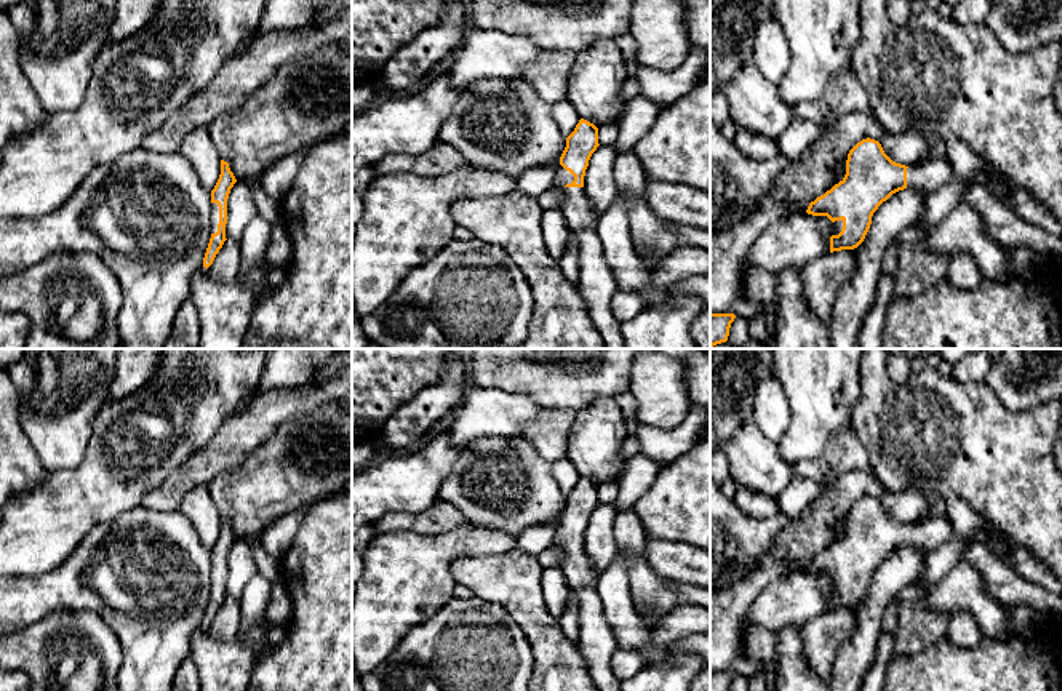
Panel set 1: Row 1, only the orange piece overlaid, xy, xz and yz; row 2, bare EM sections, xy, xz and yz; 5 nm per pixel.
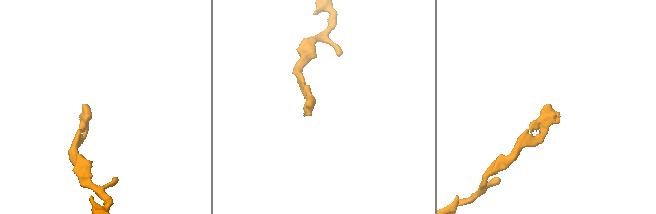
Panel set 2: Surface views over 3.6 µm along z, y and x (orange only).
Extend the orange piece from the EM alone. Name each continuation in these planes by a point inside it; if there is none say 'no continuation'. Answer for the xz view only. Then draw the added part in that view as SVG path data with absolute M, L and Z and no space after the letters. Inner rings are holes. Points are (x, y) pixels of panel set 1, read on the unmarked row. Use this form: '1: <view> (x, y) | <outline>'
1: xz (576, 567) | M560 523L552 542L552 545L563 549L563 558L558 568L563 571L571 592L585 587L595 589L600 574L593 569L584 545L569 544L573 539L574 534Z

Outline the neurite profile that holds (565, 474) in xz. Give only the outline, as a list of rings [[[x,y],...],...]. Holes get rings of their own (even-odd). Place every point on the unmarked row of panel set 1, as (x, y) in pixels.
[[[563,457],[552,464],[552,473],[560,486],[560,489],[568,496],[576,483],[579,481],[581,475],[576,467],[571,464],[568,457]]]

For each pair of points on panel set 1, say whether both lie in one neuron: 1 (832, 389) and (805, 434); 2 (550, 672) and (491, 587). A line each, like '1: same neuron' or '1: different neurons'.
1: same neuron
2: same neuron

